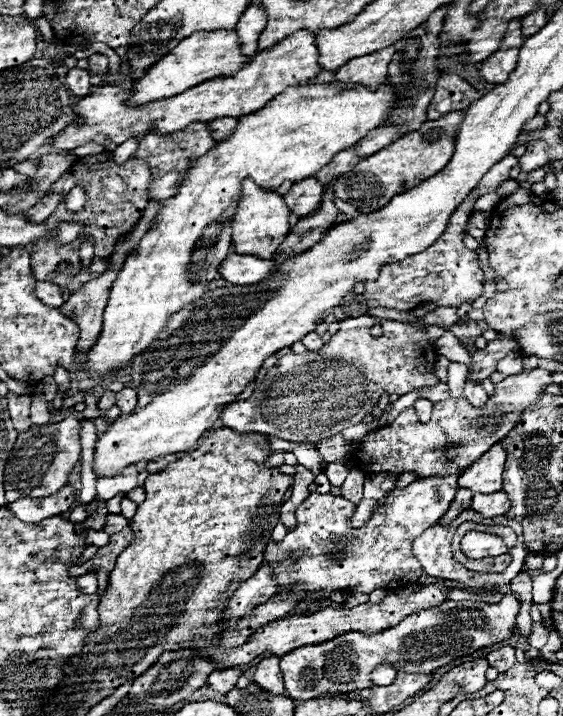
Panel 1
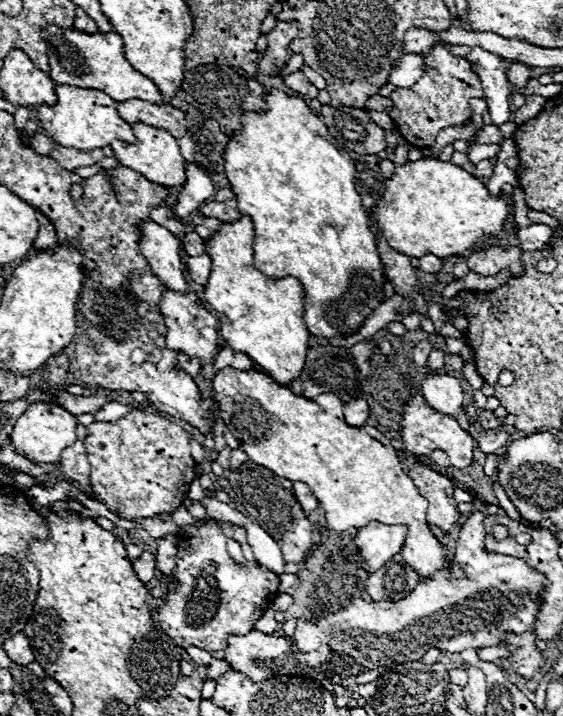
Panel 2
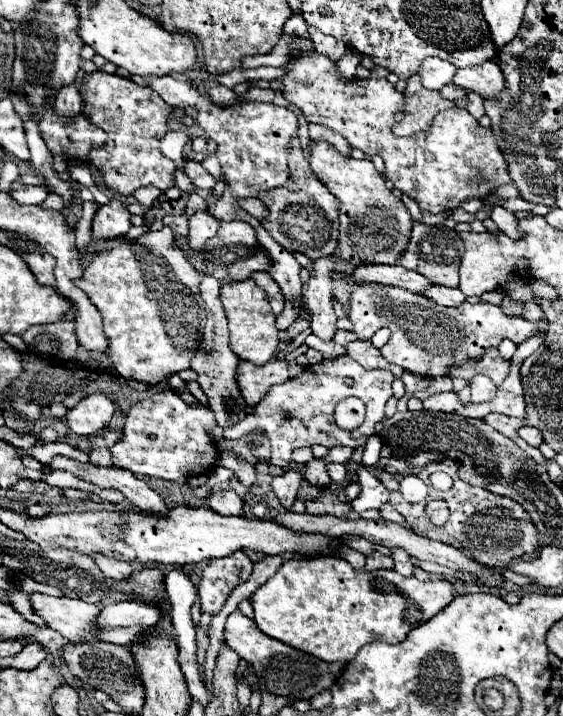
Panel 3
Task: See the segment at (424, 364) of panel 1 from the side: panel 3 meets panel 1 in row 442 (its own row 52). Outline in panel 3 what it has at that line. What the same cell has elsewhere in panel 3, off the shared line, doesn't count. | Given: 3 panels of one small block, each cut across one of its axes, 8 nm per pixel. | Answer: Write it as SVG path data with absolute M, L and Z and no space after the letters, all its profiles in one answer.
M318 52L300 54L298 58L294 58L286 64L286 70L288 70L286 76L280 78L280 82L284 84L284 98L290 104L298 106L308 122L316 122L316 124L332 128L334 132L342 134L352 148L358 148L368 156L378 154L384 160L386 178L394 184L394 188L402 190L410 198L414 198L418 202L418 206L422 210L428 210L430 214L456 210L468 198L484 200L492 192L496 192L498 186L512 182L508 176L508 170L506 170L504 154L498 150L496 140L492 138L492 130L478 126L478 122L464 108L454 106L450 110L440 112L434 118L430 132L426 130L426 132L414 134L412 138L398 138L392 134L392 126L396 122L394 112L402 110L402 106L404 106L404 96L386 78L342 80L336 74L336 64Z

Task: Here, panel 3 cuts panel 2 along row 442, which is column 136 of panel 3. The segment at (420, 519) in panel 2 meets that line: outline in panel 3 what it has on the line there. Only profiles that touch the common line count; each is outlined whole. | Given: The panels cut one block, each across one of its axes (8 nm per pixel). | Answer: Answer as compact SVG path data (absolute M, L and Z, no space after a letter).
M168 226L158 232L148 232L130 244L122 242L118 248L94 256L94 260L84 270L84 276L74 282L100 310L104 320L104 334L108 338L106 354L110 364L132 386L136 386L136 382L138 386L156 386L168 376L188 370L190 360L200 348L200 322L206 320L204 300L198 290L200 274L190 266L184 254L172 246L172 242L174 234Z

